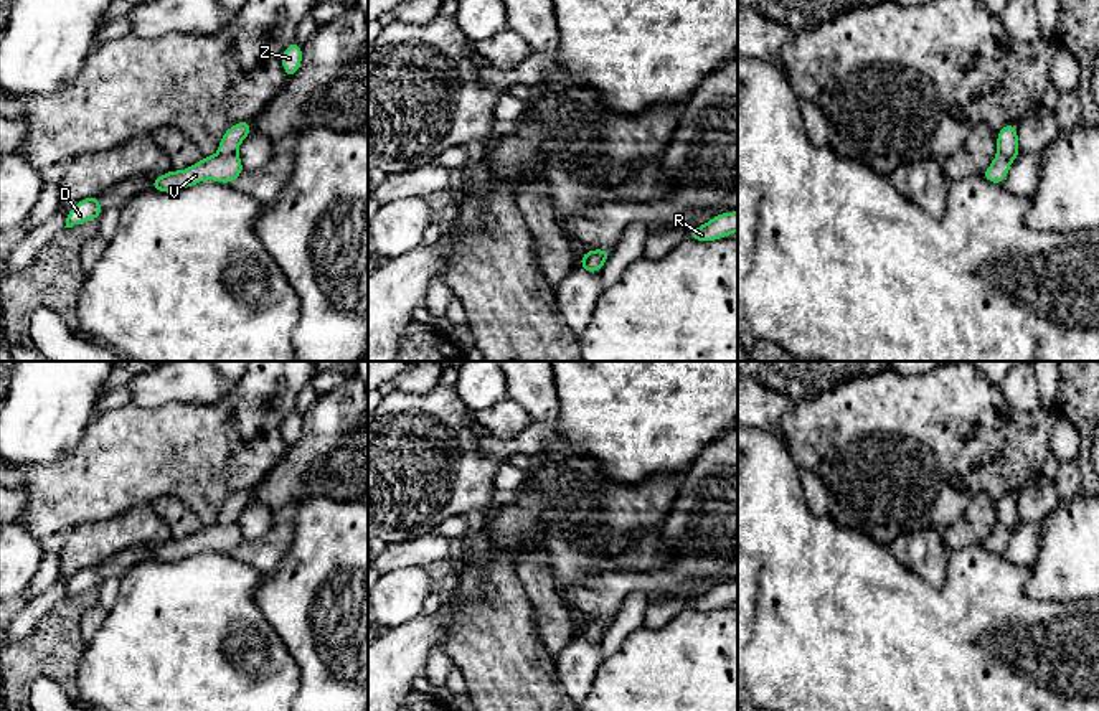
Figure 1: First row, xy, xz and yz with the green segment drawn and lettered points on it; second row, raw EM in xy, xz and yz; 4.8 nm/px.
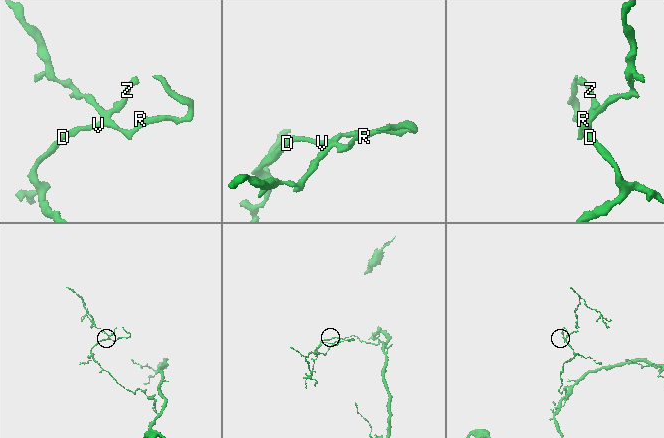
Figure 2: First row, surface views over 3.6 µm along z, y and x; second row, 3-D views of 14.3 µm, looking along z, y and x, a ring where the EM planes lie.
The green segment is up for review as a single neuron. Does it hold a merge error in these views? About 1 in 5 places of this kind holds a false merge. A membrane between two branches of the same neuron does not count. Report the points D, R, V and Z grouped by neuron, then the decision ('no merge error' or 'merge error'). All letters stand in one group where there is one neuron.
groups D R V / Z; merge error

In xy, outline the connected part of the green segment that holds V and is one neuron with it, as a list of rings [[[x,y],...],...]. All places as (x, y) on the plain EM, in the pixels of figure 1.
[[[238,523],[229,526],[203,526],[198,533],[177,541],[170,539],[165,544],[155,546],[152,549],[152,558],[162,563],[180,561],[200,551],[215,549],[221,553],[233,553],[241,543],[244,536]]]

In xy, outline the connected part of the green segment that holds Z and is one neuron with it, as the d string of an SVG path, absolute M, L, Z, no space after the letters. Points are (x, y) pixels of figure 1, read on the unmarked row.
M292 411L285 421L282 422L282 437L287 445L287 449L294 444L297 444L300 434L302 434L302 414Z

